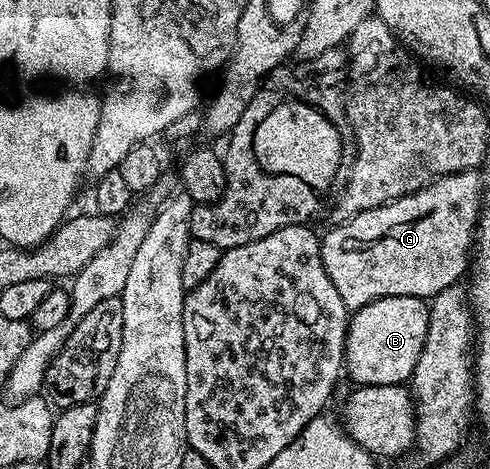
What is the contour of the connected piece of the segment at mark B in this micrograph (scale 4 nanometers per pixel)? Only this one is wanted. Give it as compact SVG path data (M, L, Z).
M384 296L355 310L348 323L344 344L345 372L357 386L405 384L426 341L429 302L418 296Z

